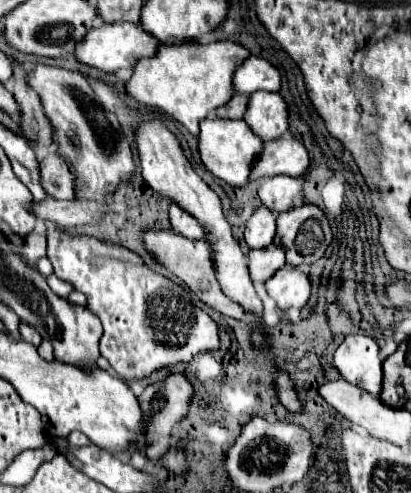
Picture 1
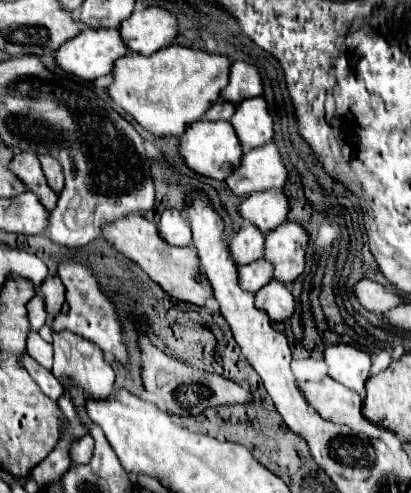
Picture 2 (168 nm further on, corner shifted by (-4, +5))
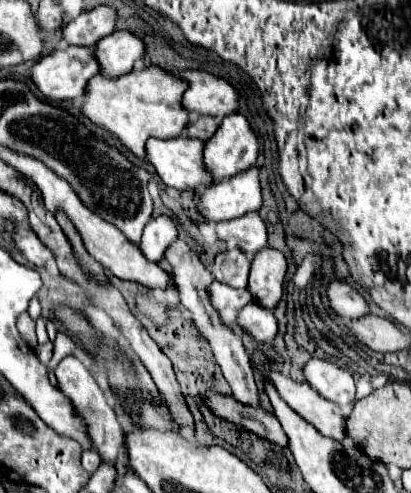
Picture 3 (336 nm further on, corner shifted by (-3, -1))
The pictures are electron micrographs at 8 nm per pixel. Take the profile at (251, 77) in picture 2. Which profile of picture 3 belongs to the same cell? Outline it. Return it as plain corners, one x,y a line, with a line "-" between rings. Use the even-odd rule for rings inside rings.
183,70
181,76
189,82
183,104
189,112
223,118
239,108
239,90
225,78
205,70

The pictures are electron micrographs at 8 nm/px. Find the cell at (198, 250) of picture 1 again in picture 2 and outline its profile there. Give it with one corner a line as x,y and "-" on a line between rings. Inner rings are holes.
128,214
116,222
108,222
102,226
102,238
122,256
126,256
128,260
132,260
134,264
138,264
148,276
150,280
154,280
156,284
160,284
160,288
170,294
172,298
178,298
182,302
190,302
196,306
204,306
204,300
208,296
212,296
212,288
210,282
206,280
206,276
202,276
202,282
198,282
196,278
200,274
200,260
196,256
196,252
192,248
176,248
166,244
156,226
152,222
148,222
146,218
142,218
140,214

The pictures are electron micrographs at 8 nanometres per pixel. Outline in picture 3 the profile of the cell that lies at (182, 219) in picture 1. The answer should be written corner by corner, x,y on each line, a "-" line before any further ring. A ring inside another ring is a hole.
161,214
161,216
157,216
157,218
153,218
153,220
147,222
139,244
141,244
143,254
149,260
157,262
157,260
161,260
165,256
165,250
177,238
179,238
179,234
177,234
177,222
171,216

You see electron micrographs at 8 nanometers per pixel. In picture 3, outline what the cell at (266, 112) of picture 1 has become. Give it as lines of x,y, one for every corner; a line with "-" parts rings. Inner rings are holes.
229,114
213,138
205,144
205,164
215,176
215,182
231,178
257,162
259,140
249,120
243,114

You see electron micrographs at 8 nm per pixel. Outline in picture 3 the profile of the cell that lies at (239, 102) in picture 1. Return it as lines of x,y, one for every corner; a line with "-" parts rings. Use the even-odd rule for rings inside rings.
197,116
197,118
189,124
187,134
193,136
193,138
209,140
209,138
217,132
217,126
219,126
219,124
221,124
219,118
213,118
213,116

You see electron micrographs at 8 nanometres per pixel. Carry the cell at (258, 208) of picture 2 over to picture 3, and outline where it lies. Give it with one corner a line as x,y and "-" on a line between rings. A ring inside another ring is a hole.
255,210
255,212
243,214
239,218
219,222
217,236
221,240
235,238
237,246
241,246
241,250
245,250
245,254
253,256
255,252
259,252
261,248
267,246
267,224
261,218
261,214

